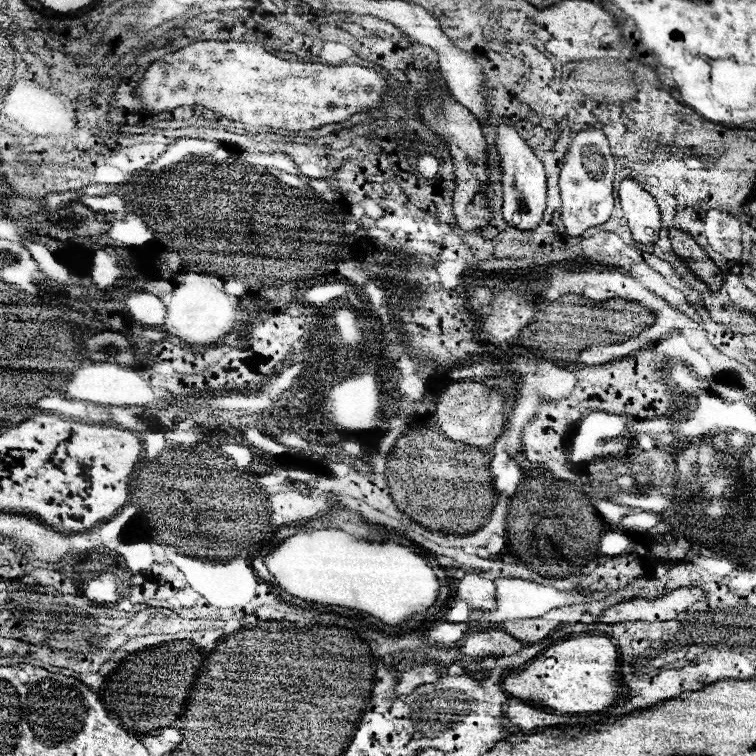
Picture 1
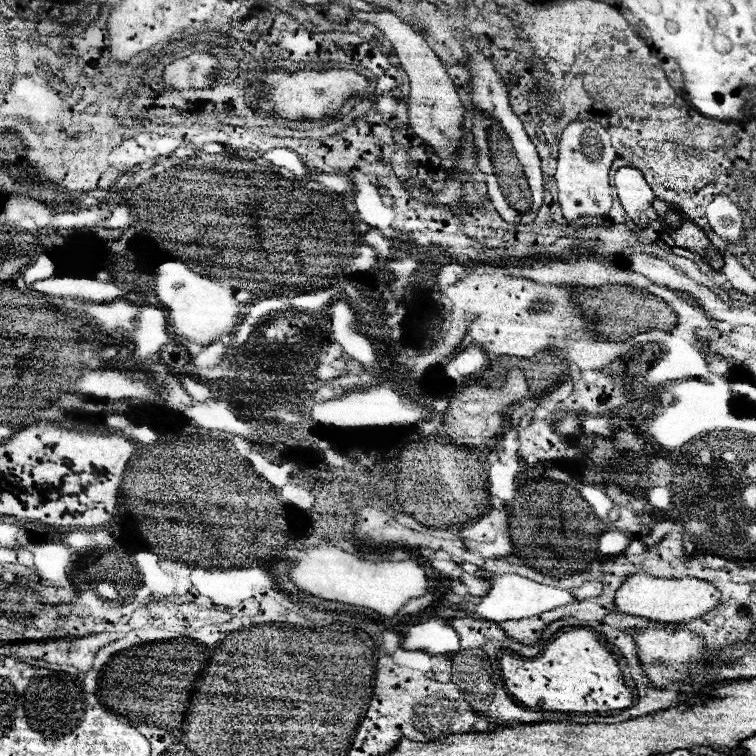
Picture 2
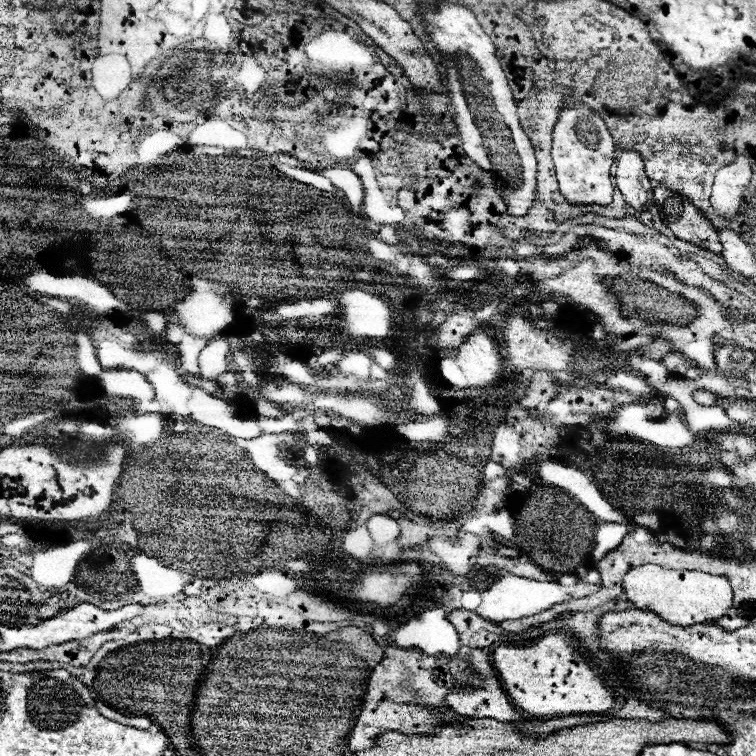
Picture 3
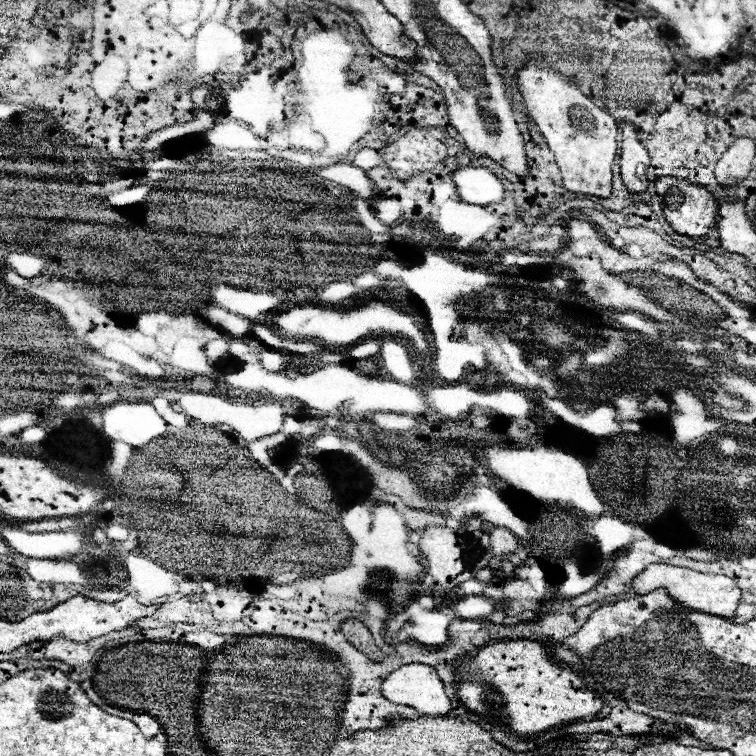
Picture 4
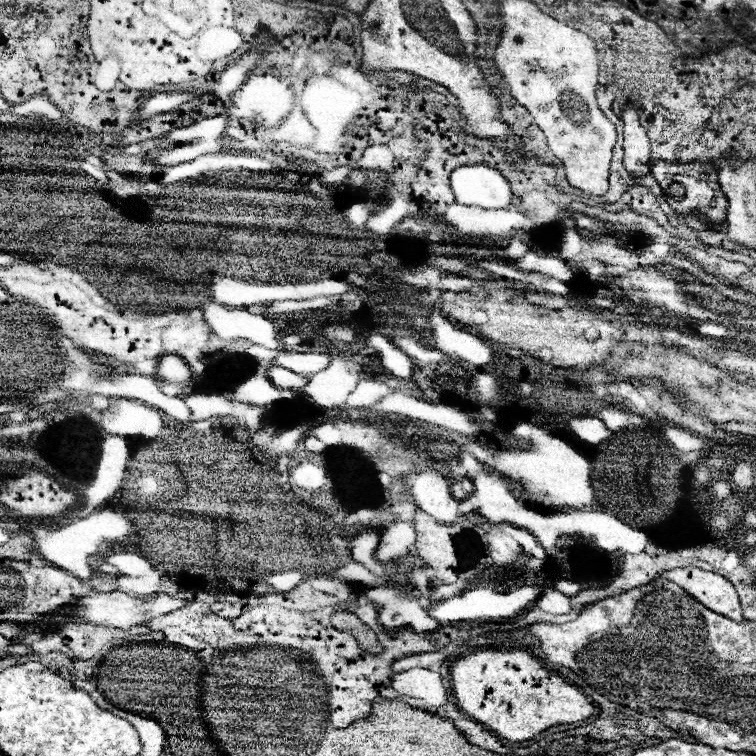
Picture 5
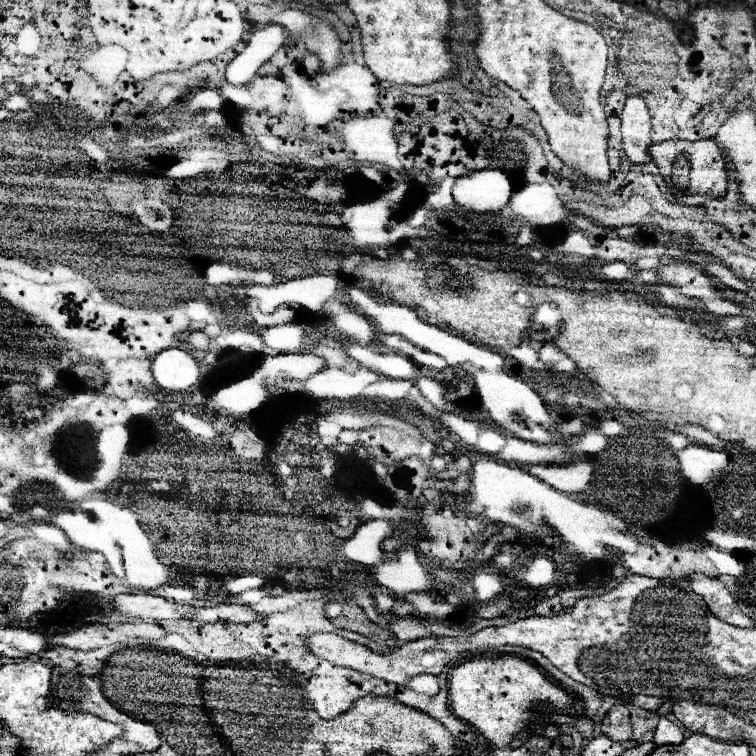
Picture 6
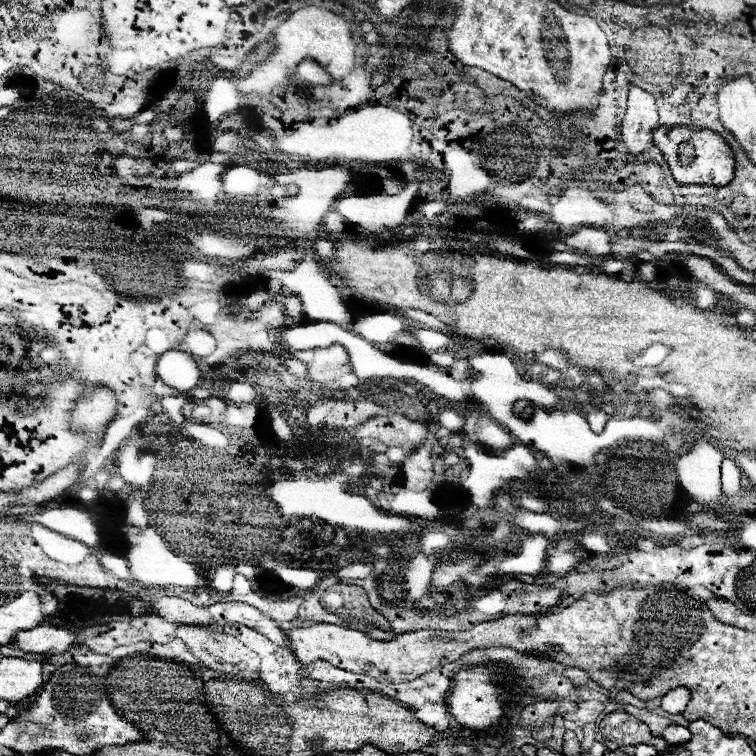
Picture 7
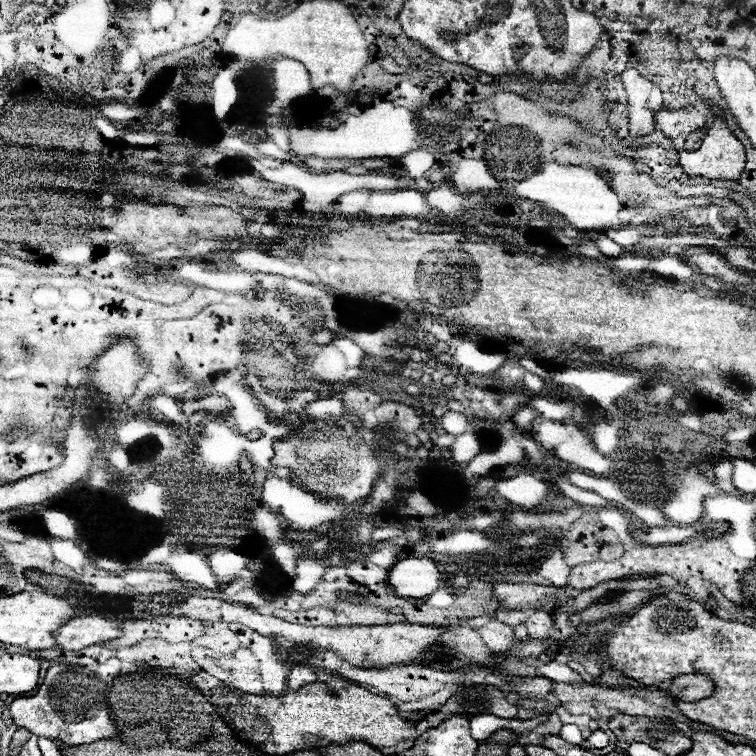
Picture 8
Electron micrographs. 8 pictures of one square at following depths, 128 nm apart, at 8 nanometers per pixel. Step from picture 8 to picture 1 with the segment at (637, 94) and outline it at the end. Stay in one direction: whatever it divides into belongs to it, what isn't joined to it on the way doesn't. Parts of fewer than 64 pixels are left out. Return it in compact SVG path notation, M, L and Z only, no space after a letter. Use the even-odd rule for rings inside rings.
M624 178L620 182L618 198L632 230L632 238L642 244L656 244L662 224L654 196L646 192L636 180Z

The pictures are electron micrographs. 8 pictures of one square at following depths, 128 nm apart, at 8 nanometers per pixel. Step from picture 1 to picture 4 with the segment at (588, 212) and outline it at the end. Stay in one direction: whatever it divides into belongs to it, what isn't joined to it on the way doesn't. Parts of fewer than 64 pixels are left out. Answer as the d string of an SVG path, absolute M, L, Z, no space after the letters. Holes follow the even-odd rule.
M534 58L516 70L516 80L527 115L536 122L556 156L566 190L608 198L612 190L612 162L618 136L614 118L584 96L578 82L564 78L550 66L540 66Z

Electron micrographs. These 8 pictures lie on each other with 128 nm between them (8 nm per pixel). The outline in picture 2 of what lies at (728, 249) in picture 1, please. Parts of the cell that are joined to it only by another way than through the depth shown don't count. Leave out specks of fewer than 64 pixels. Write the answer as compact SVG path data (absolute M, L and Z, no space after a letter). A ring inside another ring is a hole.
M718 194L706 208L706 218L710 230L728 242L738 242L742 232L742 216L736 204L728 198L728 194Z

